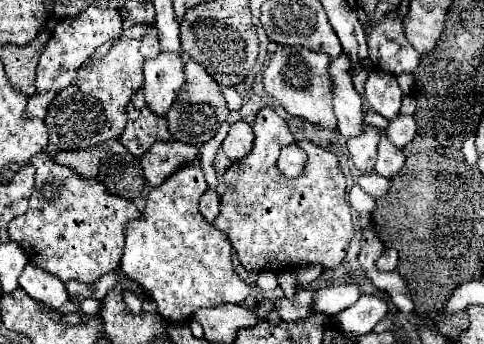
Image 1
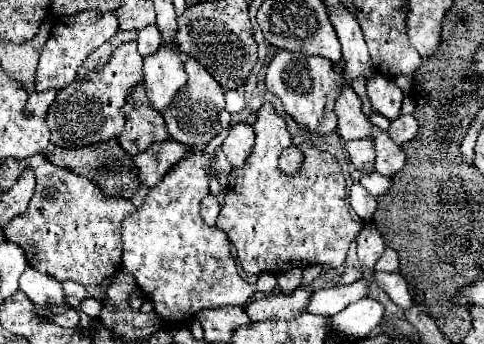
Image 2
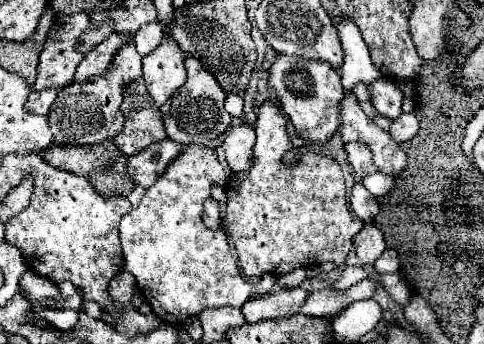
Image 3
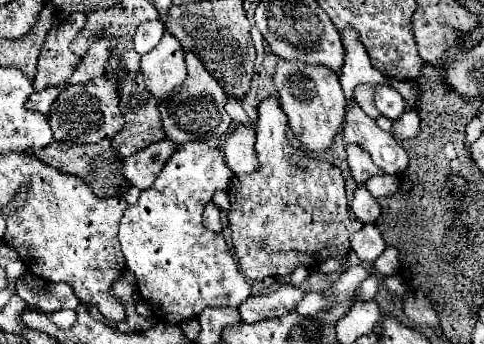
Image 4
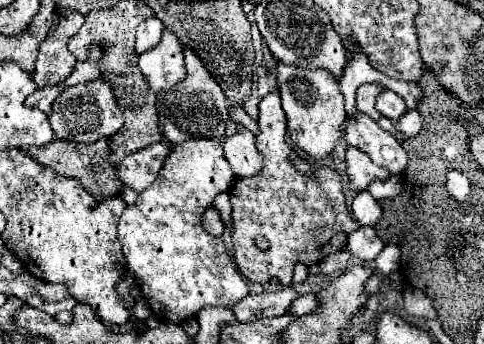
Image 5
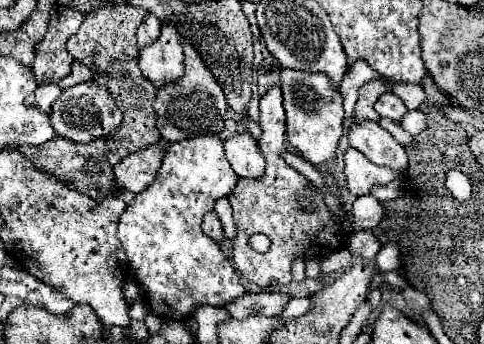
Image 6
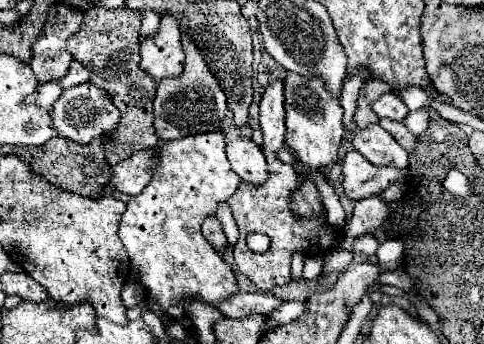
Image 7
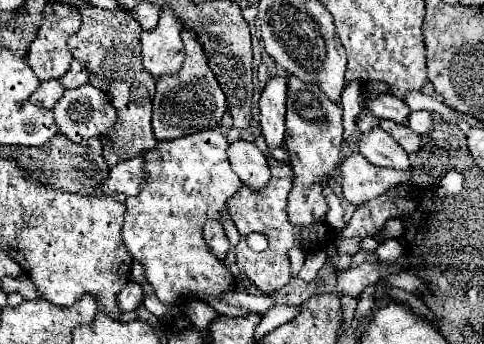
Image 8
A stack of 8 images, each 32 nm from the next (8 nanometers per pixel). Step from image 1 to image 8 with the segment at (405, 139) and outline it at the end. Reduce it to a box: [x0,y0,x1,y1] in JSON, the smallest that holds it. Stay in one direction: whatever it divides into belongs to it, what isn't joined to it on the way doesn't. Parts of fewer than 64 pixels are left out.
[408,112,432,134]

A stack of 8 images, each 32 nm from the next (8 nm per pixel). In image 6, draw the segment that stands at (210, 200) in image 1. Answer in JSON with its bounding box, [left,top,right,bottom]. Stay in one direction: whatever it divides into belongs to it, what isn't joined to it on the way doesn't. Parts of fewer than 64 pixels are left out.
[202,212,224,244]

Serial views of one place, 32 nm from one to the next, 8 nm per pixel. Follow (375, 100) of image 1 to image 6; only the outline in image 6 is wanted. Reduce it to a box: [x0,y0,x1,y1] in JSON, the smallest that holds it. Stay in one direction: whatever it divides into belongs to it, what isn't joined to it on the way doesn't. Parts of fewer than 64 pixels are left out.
[374,92,408,122]

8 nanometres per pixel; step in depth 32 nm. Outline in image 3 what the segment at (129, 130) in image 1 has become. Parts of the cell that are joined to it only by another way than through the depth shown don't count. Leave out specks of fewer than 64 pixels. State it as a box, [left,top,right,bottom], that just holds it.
[114,78,166,156]

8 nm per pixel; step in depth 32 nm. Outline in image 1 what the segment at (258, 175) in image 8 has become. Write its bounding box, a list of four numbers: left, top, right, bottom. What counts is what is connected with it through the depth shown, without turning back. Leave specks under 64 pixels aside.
[222,122,254,164]

